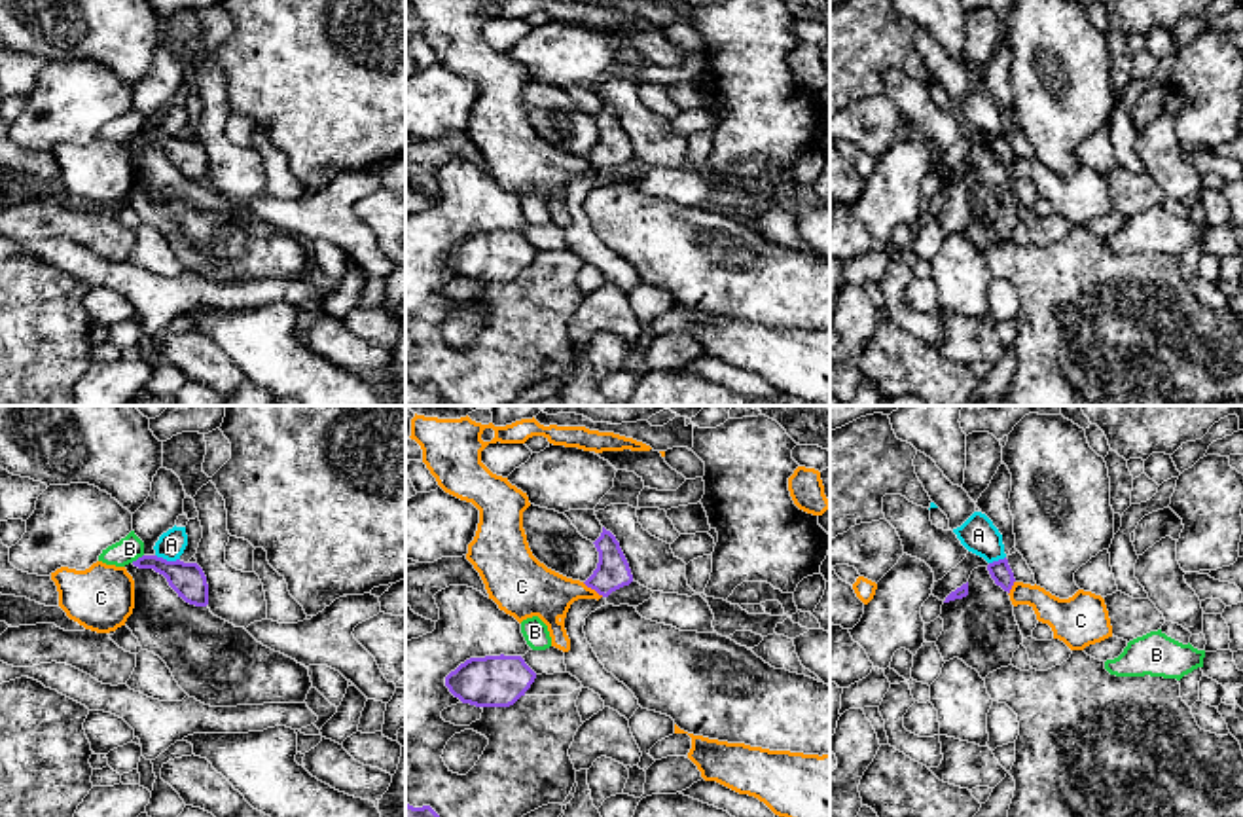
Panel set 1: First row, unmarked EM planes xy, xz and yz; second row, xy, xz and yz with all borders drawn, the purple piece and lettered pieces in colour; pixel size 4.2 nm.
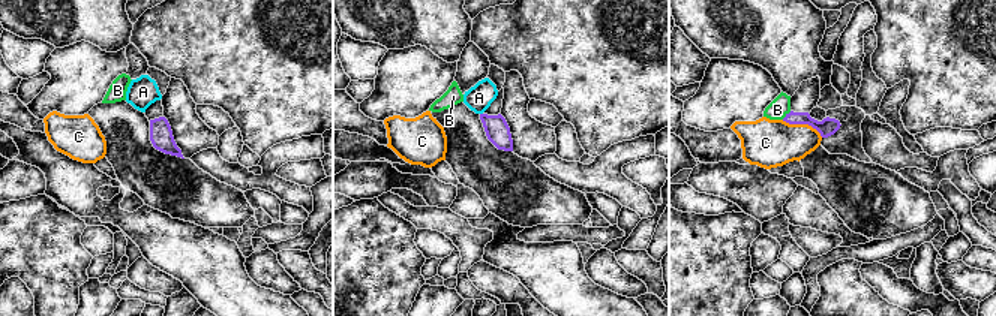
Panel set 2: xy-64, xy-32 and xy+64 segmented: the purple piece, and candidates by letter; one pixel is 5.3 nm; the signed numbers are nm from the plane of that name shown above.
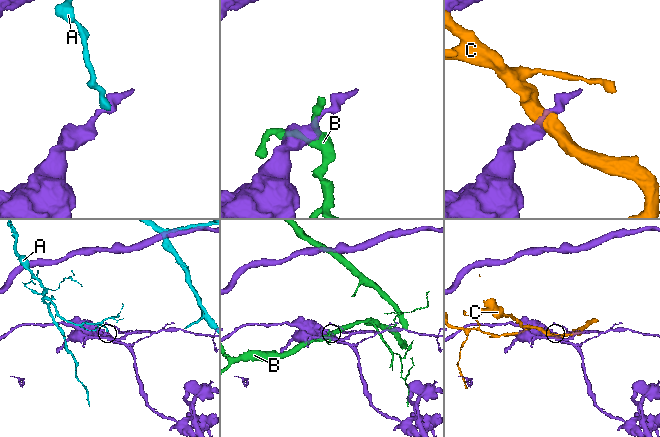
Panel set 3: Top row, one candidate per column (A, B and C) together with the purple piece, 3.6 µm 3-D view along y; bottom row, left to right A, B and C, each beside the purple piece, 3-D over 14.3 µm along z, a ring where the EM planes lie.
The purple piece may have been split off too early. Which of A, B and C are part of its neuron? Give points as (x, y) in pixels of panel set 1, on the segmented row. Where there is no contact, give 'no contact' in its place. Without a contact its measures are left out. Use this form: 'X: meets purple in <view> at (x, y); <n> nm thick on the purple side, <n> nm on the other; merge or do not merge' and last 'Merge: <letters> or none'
A: meets purple in xy at (165, 560); 150 nm thick on the purple side, 120 nm on the other; do not merge
B: meets purple in xy at (139, 558); 150 nm thick on the purple side, 110 nm on the other; do not merge
C: meets purple in xz at (594, 588); 150 nm thick on the purple side, 220 nm on the other; do not merge
Merge: none

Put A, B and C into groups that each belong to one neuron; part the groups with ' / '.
A / B / C

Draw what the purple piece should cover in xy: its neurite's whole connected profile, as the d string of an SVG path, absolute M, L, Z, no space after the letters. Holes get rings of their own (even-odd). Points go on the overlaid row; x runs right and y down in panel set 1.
M142 555L133 561L138 569L153 569L163 574L169 586L182 597L186 603L195 607L208 605L208 584L203 569L197 563L184 563L180 559L167 561L157 555Z

